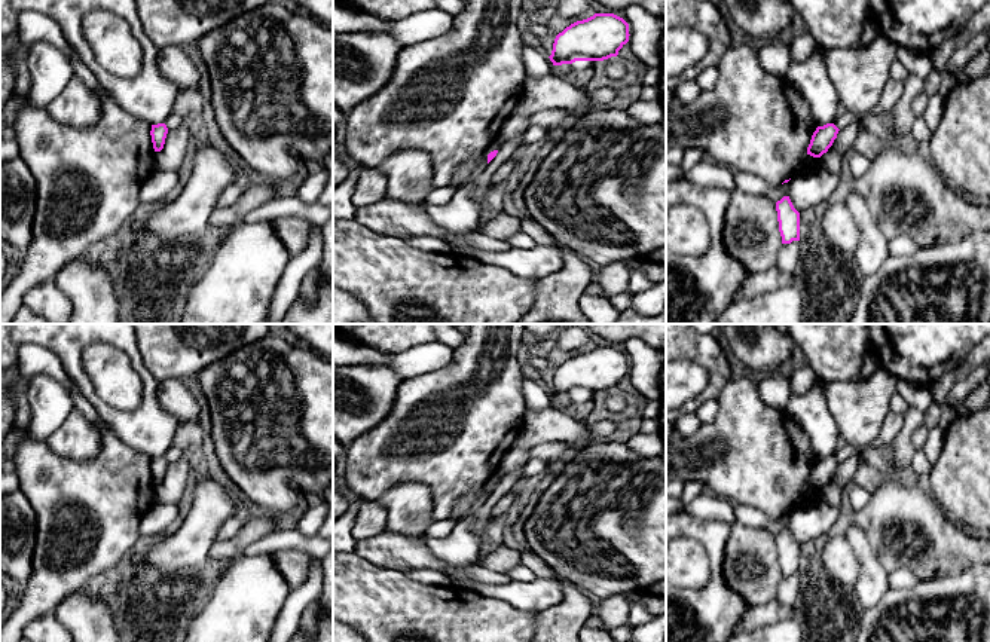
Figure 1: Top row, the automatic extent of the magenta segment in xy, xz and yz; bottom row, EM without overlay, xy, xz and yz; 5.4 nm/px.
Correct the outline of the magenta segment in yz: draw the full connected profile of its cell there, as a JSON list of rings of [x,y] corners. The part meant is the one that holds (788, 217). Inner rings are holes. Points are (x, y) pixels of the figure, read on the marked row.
[[[789,196],[776,202],[776,211],[782,244],[800,241],[800,213],[794,208]]]

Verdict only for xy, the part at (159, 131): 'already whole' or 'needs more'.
already whole

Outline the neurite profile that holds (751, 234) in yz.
[[[734,190],[724,224],[724,247],[749,275],[777,265],[782,247],[776,204],[769,195]]]

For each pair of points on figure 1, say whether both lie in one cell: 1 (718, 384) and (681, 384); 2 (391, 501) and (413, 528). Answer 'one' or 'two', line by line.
1: two
2: one

